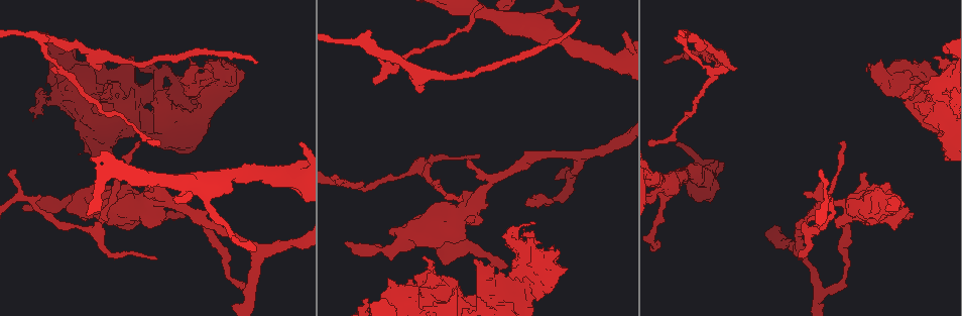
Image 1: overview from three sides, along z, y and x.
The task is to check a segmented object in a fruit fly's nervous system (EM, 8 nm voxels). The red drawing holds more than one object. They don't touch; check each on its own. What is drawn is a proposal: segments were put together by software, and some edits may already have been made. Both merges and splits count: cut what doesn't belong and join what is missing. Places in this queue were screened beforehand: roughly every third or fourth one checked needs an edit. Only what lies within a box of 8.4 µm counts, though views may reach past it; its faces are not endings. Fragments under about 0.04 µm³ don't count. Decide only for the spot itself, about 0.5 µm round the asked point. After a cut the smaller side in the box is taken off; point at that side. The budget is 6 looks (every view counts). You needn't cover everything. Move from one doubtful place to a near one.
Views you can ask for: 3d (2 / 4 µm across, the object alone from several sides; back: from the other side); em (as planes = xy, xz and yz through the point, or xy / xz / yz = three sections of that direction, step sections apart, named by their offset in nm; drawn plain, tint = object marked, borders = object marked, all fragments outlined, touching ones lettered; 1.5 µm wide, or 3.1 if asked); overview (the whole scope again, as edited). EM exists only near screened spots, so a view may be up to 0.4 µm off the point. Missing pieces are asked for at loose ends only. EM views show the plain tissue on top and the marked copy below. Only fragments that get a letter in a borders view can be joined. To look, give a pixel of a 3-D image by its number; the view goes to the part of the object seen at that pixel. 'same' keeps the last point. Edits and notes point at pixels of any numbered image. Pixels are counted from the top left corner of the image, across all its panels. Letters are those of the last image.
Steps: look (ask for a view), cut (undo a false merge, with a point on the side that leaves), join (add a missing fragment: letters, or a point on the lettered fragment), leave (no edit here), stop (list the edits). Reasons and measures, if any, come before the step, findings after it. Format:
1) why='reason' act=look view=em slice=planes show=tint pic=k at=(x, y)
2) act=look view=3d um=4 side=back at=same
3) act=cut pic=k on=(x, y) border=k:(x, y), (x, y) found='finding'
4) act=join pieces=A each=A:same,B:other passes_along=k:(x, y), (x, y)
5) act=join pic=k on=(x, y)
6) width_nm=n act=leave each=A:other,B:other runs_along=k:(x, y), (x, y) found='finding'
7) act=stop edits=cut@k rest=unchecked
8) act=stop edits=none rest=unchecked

why='thin end' act=look view=em slice=planes show=borders pic=1 at=(664, 62)

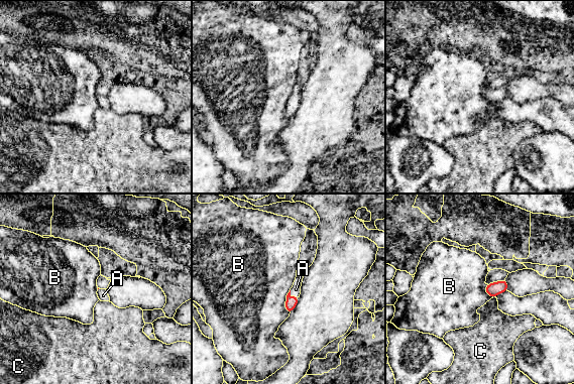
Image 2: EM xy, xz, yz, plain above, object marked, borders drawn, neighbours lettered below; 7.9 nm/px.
act=join pieces=A each=A:same,B:other,C:other passes_along=2:(291, 302), (293, 297), (296, 289) found='the neuron continues'

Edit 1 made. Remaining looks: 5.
why='branch point' act=look view=3d um=2 pic=1 at=(44, 39)

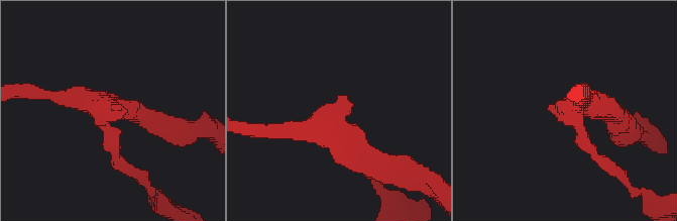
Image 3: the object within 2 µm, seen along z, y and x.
arms=3 act=look view=em slice=planes show=borders pic=3 at=(113, 114)

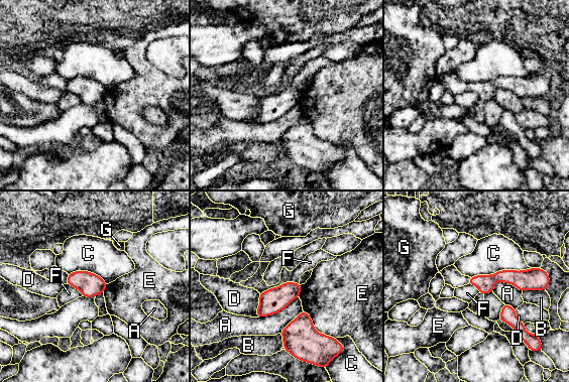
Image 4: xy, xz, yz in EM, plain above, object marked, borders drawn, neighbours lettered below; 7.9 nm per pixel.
width_nm=140 act=leave each=A:other,B:other,C:other,D:other,E:other,F:other,G:other found='all the same neuron'

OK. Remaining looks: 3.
why='branch stops here' act=look view=3d um=2 pic=1 at=(864, 172)

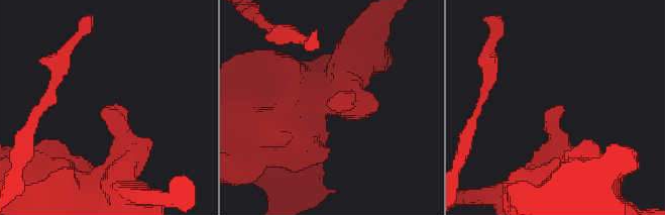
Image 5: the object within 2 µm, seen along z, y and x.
why='need the tissue' act=look view=em slice=xz step=8 show=borders pic=5 at=(104, 109)

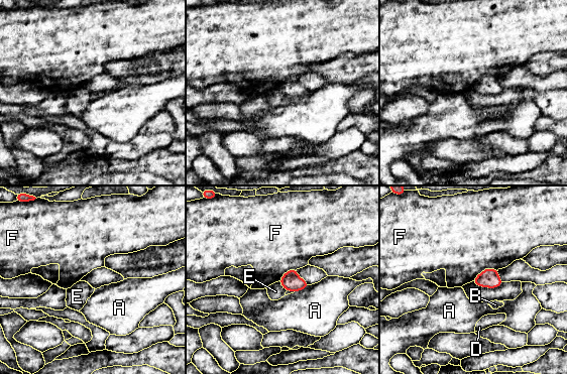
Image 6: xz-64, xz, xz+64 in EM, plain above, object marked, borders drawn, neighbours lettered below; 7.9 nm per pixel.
width_nm=150 act=leave each=A:other,B:other,D:other,E:other,F:other border=6:(278, 281), (287, 290) found='none of them fits'

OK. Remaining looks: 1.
act=stop edits=join@2 rest=unchecked

